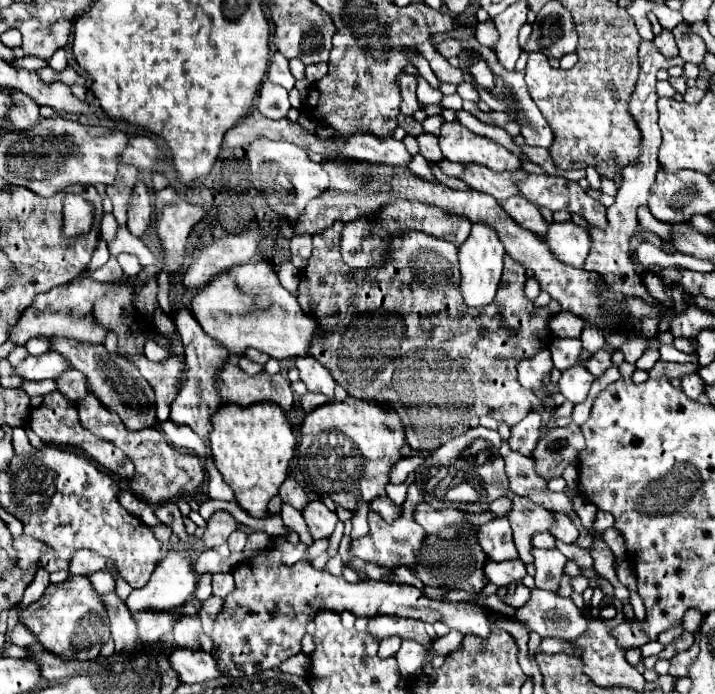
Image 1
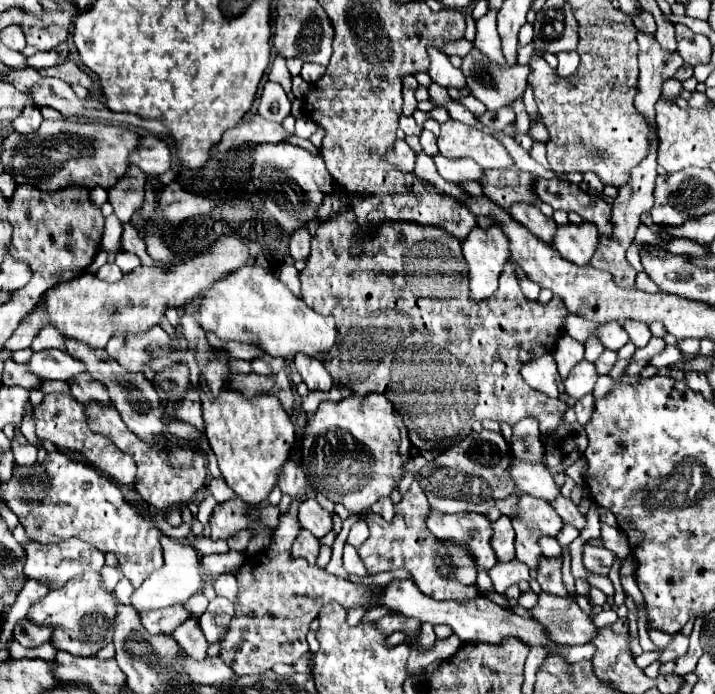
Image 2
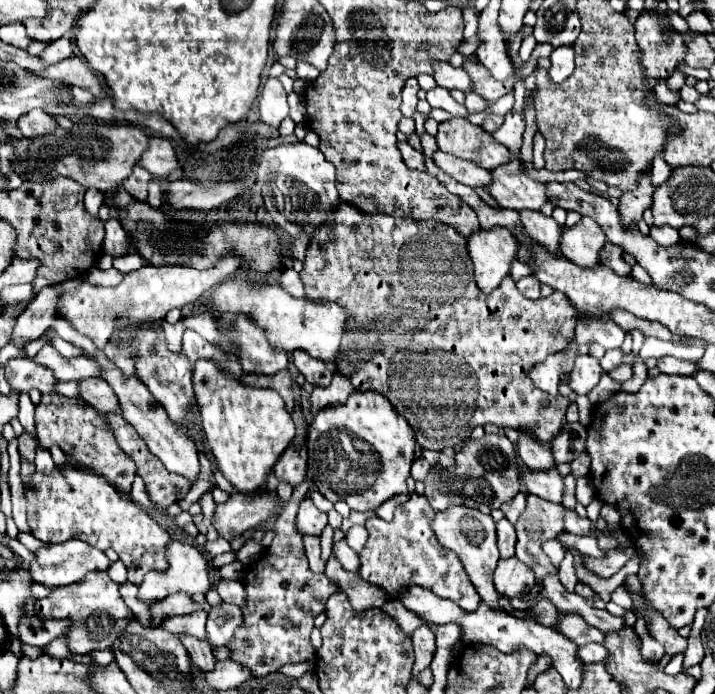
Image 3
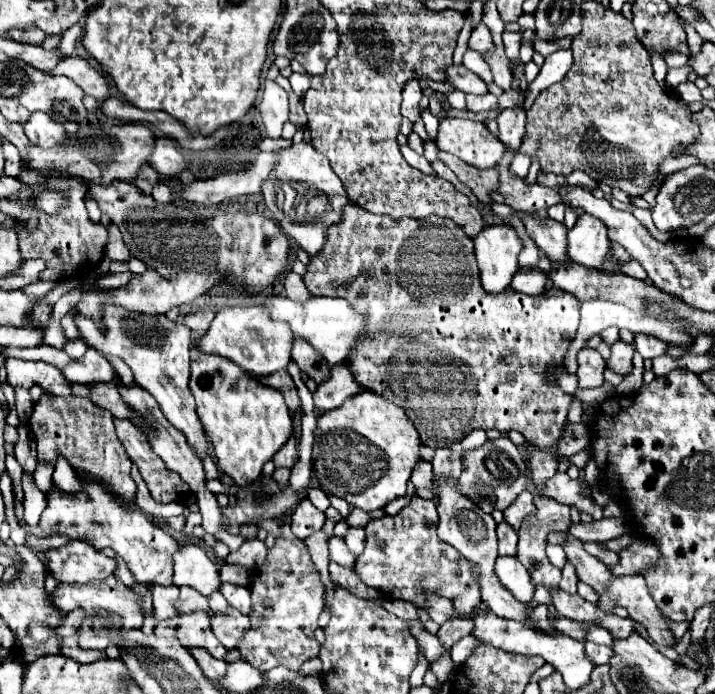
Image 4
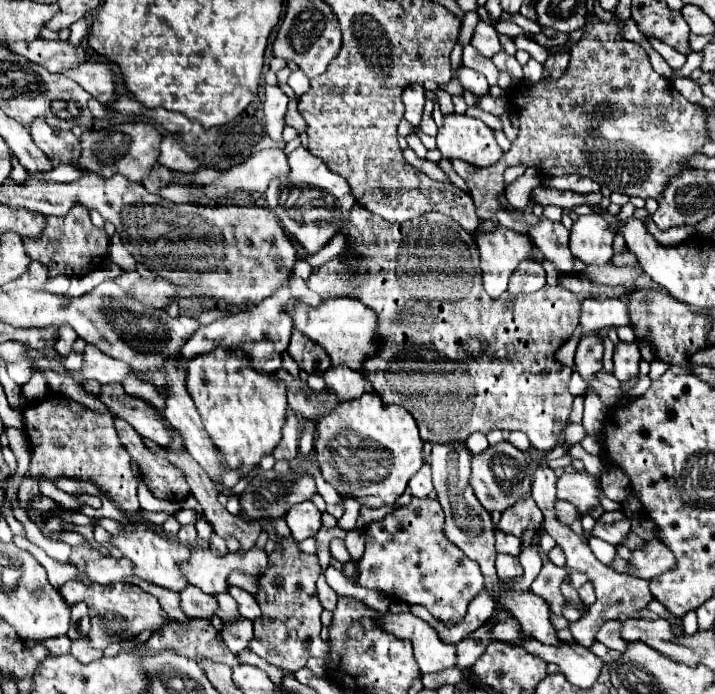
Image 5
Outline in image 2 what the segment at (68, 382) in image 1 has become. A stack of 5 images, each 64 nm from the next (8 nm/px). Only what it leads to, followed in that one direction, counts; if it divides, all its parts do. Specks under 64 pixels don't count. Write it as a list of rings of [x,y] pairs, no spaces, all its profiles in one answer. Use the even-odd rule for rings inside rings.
[[[82,372],[76,380],[70,380],[70,386],[72,386],[72,398],[74,400],[80,400],[82,404],[98,402],[100,406],[110,406],[106,386],[98,380],[94,380],[88,372]]]

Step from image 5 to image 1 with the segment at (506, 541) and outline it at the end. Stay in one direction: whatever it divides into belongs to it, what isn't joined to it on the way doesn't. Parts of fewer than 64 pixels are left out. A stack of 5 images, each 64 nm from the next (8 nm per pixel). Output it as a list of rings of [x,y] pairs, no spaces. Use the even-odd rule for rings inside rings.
[[[506,516],[490,520],[480,528],[484,532],[484,540],[480,540],[480,546],[484,552],[494,562],[504,562],[504,560],[514,560],[516,556],[516,546],[512,540],[512,528]]]

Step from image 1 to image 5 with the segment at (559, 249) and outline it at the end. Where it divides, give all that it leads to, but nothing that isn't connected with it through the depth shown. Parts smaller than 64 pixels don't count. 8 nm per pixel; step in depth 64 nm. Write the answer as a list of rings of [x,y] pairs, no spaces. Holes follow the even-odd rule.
[[[602,214],[580,216],[570,230],[570,250],[584,264],[604,266],[614,256],[614,236],[616,232]]]

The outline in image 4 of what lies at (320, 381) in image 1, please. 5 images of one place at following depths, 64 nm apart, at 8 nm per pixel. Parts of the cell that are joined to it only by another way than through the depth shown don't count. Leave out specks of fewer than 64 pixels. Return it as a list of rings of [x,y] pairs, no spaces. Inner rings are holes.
[[[296,338],[292,344],[292,360],[300,366],[308,378],[316,380],[318,384],[330,376],[330,366],[320,352],[316,352],[304,338]]]

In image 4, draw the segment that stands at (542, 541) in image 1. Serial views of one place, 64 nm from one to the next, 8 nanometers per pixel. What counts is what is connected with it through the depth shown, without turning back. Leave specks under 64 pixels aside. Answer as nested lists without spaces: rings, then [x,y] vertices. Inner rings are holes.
[[[547,545],[546,554],[552,564],[562,569],[566,562],[566,555],[561,545]]]

